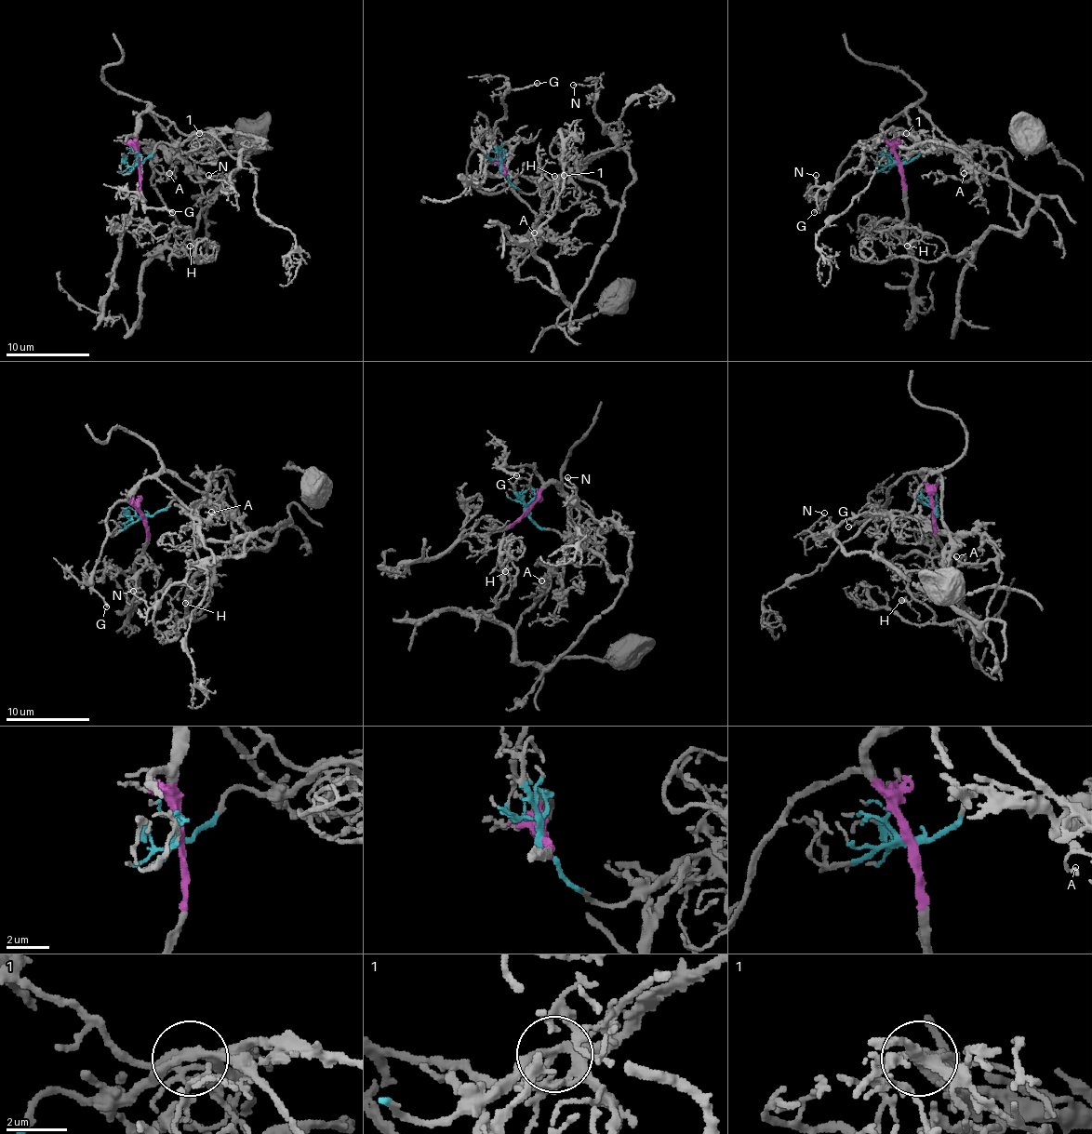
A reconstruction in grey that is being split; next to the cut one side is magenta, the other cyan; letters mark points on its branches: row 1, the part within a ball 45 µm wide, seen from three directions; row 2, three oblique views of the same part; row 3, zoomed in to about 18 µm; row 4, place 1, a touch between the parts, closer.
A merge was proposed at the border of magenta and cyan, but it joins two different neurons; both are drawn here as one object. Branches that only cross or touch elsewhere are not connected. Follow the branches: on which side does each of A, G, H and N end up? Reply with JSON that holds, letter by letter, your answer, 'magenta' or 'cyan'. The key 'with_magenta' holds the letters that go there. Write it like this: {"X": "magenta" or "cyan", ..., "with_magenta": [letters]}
{"A": "cyan", "G": "magenta", "H": "cyan", "N": "cyan", "with_magenta": ["G"]}

